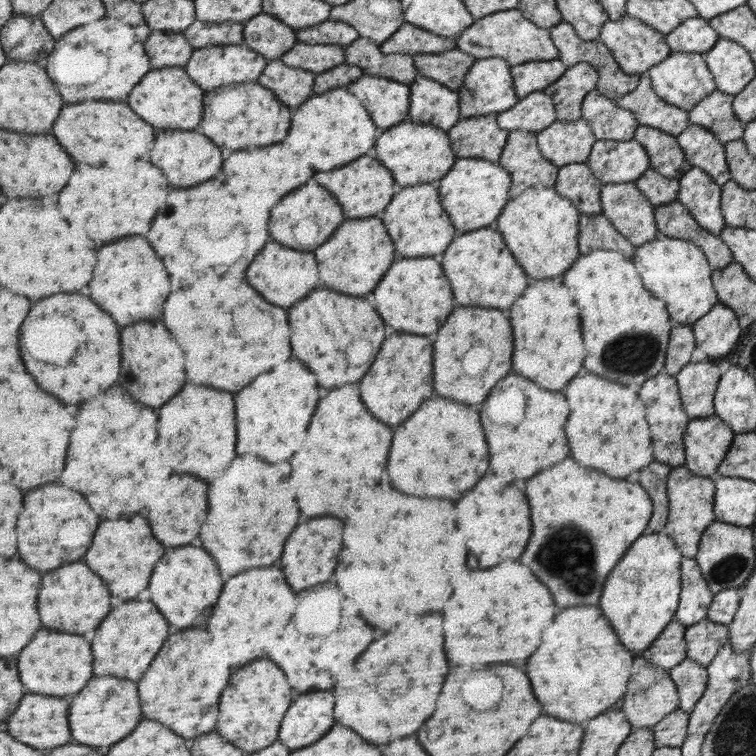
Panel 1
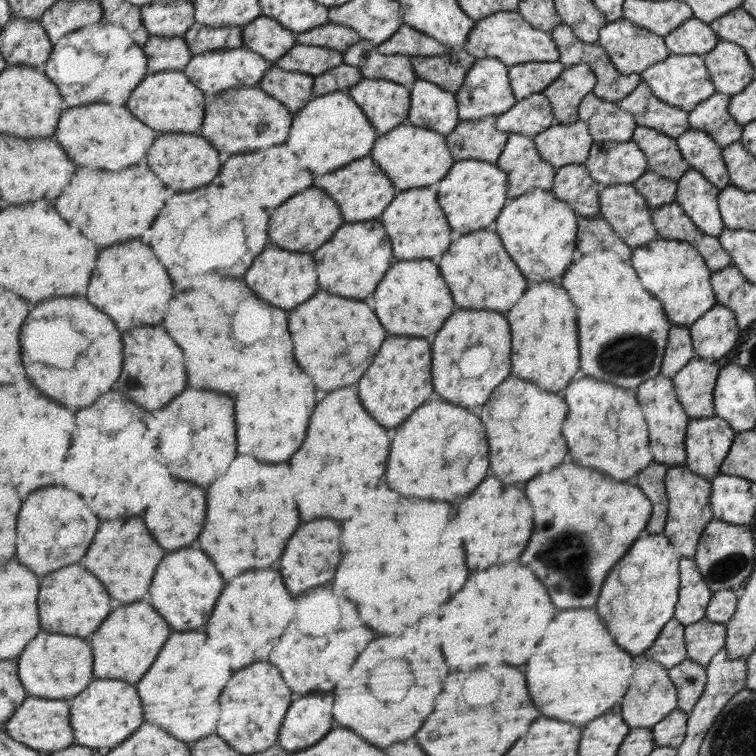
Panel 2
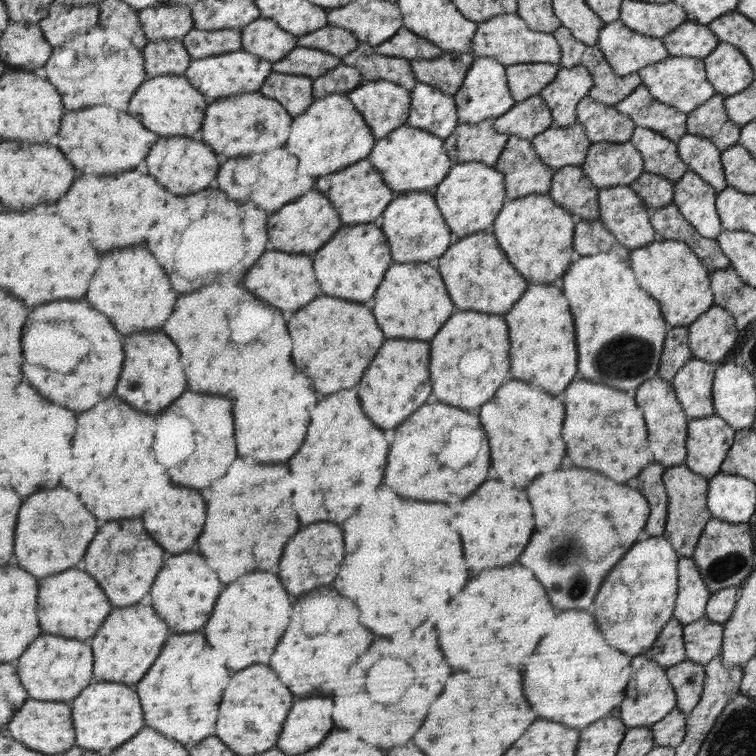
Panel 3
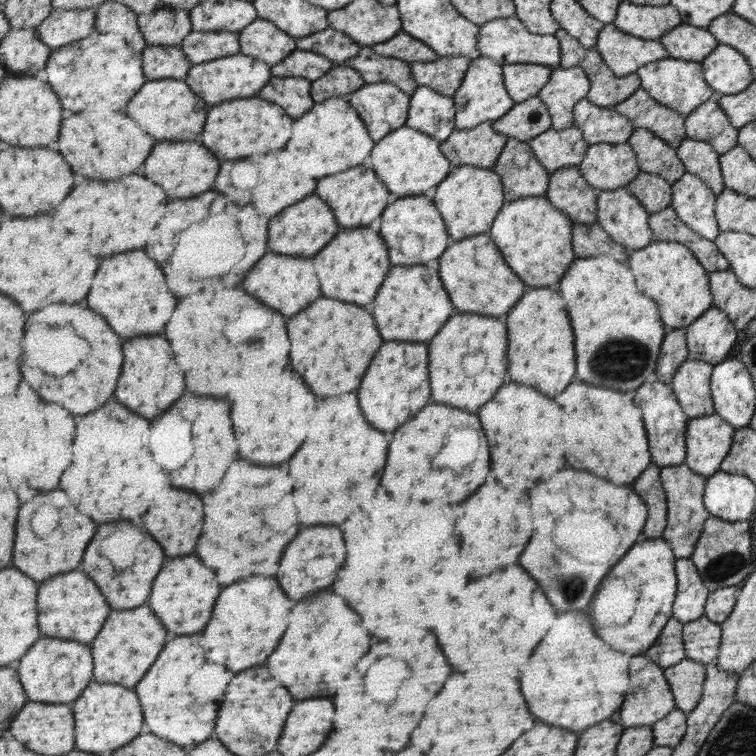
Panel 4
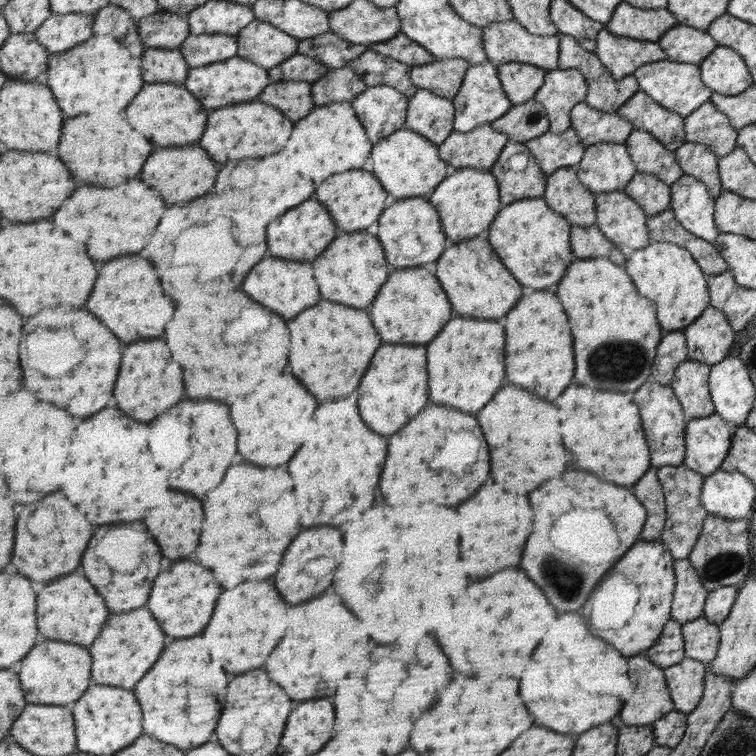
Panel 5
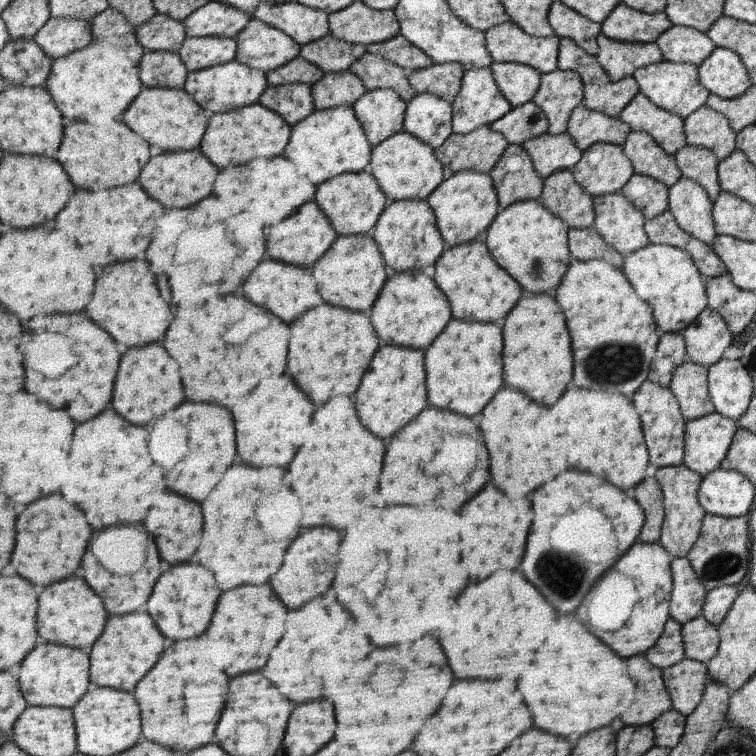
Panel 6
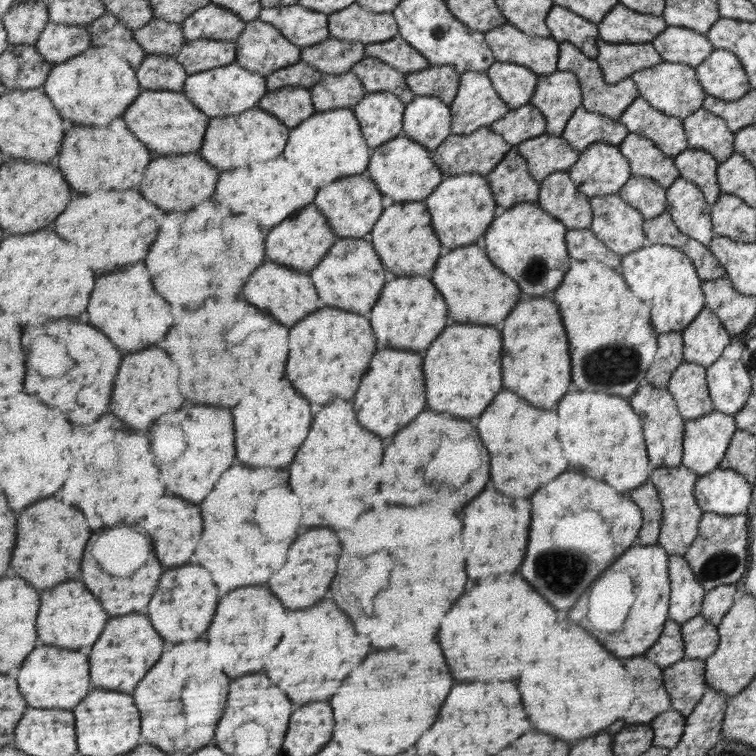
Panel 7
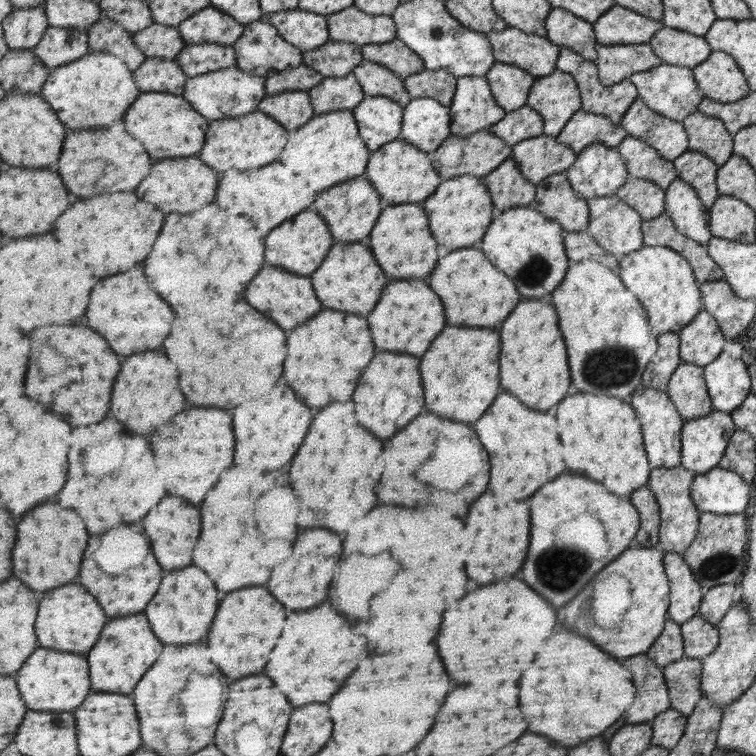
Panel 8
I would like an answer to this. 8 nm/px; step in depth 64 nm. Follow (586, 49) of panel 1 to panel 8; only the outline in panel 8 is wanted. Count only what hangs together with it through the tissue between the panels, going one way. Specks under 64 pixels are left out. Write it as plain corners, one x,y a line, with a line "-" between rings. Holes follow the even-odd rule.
562,48
560,50
560,60
557,63
557,69
561,72
572,74
573,78
576,78
580,87
583,110
593,114
603,114
617,124
622,122
632,103
639,96
639,92
629,79
625,79
623,82
613,86
605,86
600,81
600,71
596,61
591,61
570,48

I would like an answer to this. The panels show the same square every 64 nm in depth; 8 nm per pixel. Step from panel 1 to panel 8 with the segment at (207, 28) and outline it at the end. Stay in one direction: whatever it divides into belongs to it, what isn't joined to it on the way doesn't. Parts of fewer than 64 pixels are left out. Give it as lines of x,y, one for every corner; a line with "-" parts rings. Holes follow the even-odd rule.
213,42
186,43
176,60
189,77
228,69
238,63
235,45
221,45

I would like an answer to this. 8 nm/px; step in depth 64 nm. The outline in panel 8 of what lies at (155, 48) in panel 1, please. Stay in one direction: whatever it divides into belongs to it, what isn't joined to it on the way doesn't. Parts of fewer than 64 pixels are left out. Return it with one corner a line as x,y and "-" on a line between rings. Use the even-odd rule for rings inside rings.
146,57
134,77
142,92
184,95
189,76
177,60

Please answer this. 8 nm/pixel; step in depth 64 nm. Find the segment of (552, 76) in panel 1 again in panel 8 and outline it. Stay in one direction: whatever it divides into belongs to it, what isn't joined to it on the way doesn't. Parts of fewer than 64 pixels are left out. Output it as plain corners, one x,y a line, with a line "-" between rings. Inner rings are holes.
496,61
487,73
497,103
509,113
528,104
529,93
537,77
519,66

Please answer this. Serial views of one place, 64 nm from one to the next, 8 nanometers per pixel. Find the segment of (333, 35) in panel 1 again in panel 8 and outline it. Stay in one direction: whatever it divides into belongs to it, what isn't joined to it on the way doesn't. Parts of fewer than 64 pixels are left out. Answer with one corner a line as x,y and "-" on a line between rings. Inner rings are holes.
330,39
315,50
304,51
304,64
325,77
344,77
364,61
363,45

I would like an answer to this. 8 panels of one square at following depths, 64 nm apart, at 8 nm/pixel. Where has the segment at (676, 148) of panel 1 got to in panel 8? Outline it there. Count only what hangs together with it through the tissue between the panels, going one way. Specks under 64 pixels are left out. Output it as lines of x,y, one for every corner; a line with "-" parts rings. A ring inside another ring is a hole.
627,136
617,149
627,159
631,177
648,179
664,190
677,178
672,161
661,158
655,147
649,146
647,141

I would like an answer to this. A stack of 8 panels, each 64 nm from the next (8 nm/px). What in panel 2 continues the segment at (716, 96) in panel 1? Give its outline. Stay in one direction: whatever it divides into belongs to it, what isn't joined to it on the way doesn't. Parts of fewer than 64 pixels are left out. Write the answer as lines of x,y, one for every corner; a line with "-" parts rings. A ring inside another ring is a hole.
714,91
688,111
688,126
707,133
721,149
738,141
742,131
742,125
728,113
729,99
729,95

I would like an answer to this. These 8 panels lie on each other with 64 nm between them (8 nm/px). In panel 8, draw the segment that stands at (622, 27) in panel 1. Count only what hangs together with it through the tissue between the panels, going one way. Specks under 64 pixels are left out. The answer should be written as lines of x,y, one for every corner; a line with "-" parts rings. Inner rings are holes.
623,43
621,45
605,45
599,44
597,46
599,54
596,60
600,71
600,81
605,86
613,86
629,79
633,73
640,73
644,70
652,69
661,63
661,58
652,50
648,43

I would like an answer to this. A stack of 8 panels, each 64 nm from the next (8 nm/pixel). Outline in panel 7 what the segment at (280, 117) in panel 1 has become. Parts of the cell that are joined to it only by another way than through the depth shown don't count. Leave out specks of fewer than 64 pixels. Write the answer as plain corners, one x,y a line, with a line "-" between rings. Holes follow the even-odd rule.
255,107
241,114
212,118
204,145
201,147
201,154
203,158
209,158
209,162
213,162
213,166
217,166
219,170
231,170
249,166
253,162
275,160
287,148
287,140
289,140
287,125
276,115

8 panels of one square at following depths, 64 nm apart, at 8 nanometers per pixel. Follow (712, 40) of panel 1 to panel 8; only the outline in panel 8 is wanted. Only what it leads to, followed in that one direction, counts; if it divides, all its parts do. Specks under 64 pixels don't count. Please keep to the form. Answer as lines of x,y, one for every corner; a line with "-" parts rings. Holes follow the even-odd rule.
669,27
661,28
647,43
661,58
661,62
690,69
703,62
711,52
702,36

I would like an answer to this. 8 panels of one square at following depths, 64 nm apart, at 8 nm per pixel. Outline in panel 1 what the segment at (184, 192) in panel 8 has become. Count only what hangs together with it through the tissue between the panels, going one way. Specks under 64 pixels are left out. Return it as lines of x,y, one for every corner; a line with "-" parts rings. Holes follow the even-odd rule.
160,130
161,134
157,136
157,146
153,148
151,154
151,162
157,164
167,180
171,182
171,186
175,188
191,188
197,184
203,184
211,178
215,178
219,174
219,170
223,168
223,156
221,156
221,148
217,144
213,144
205,134
196,130

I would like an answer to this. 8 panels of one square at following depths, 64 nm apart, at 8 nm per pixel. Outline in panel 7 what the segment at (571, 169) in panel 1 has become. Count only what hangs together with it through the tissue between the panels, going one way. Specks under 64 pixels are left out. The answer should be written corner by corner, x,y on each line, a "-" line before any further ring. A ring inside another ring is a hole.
567,171
550,174
541,182
537,204
565,223
568,230
591,229
591,197
580,191

